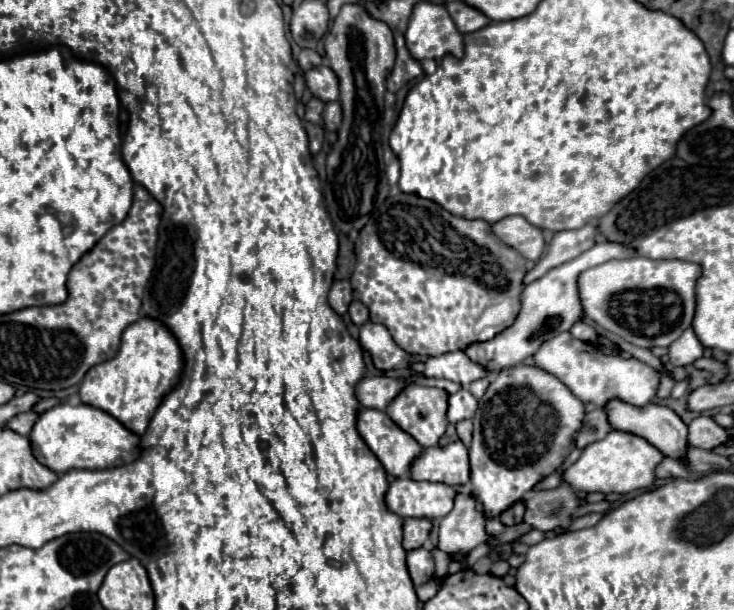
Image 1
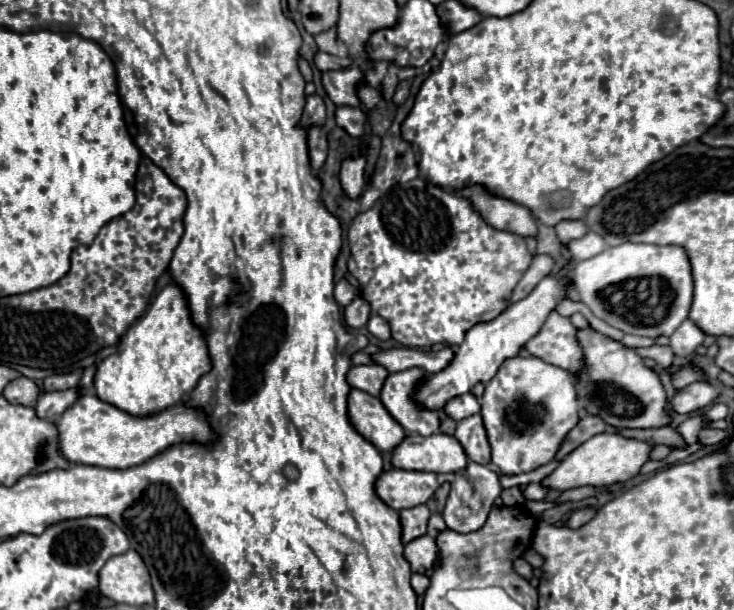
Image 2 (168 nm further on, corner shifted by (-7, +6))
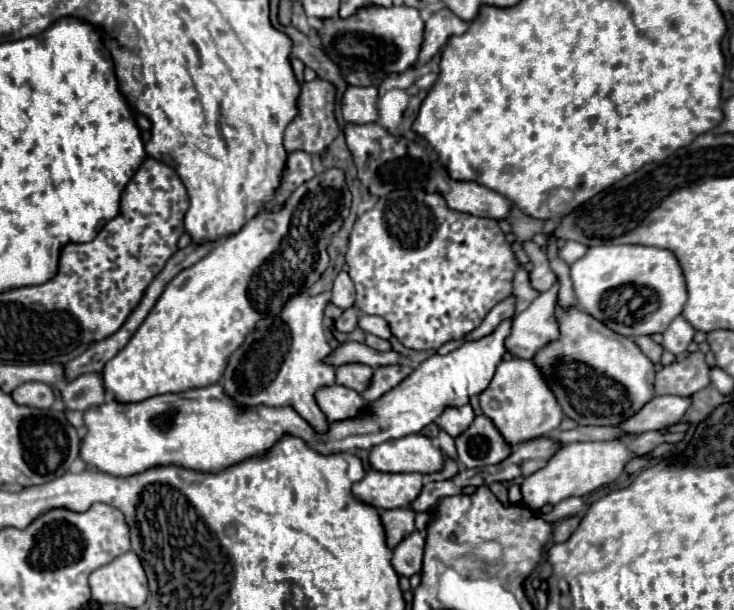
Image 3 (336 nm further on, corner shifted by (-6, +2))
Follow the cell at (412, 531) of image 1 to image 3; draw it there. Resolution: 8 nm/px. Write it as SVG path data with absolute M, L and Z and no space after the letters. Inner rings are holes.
M411 508L383 510L381 520L387 534L387 546L395 548L403 538L415 532L415 512Z

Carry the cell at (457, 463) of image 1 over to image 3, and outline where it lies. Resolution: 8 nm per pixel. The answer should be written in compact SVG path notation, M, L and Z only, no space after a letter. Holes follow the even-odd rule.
M421 432L373 446L369 456L371 468L379 472L433 474L443 468L443 462L445 456L441 448L437 448L433 440Z

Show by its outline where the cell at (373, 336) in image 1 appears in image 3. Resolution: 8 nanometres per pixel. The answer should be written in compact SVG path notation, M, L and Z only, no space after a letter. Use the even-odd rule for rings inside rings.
M363 316L359 320L359 328L367 334L375 334L379 338L391 338L391 330L389 330L389 324L381 318L381 316Z

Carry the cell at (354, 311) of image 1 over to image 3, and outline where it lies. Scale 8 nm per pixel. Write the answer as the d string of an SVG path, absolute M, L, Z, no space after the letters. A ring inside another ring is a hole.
M355 306L347 308L347 310L341 314L341 318L335 320L335 330L337 330L337 332L353 332L353 330L357 328L359 316L361 316L361 312L359 312Z

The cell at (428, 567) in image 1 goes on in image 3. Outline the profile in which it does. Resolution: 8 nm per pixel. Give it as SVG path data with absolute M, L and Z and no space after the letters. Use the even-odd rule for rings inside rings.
M415 530L393 550L393 568L401 576L413 576L423 568L425 538Z

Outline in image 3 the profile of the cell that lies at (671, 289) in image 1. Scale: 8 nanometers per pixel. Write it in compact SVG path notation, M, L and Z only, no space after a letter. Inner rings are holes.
M631 244L593 246L587 250L583 258L571 264L571 280L579 308L591 314L593 318L597 318L599 322L603 322L609 330L615 330L617 334L623 334L627 338L663 334L667 326L683 312L683 306L687 302L683 270L675 254L671 254L671 250L661 250L661 248L631 246Z

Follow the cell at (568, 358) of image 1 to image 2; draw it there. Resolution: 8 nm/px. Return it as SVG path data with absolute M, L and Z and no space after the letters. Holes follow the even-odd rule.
M556 310L550 312L540 332L530 338L524 348L528 350L528 354L564 368L570 374L580 372L580 366L584 366L580 344L576 342L576 328L572 326L570 318L560 316Z

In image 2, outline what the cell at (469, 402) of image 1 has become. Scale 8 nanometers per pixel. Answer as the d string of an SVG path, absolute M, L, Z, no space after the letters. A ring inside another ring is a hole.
M472 392L468 394L462 394L460 398L452 398L446 406L444 406L444 412L452 418L452 420L464 420L472 414L478 414L480 412L480 404L476 400L476 396Z

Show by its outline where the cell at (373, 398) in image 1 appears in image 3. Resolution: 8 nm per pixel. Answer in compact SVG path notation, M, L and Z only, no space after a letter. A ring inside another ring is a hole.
M345 364L337 368L337 384L357 390L359 394L367 390L373 378L373 368L365 364Z

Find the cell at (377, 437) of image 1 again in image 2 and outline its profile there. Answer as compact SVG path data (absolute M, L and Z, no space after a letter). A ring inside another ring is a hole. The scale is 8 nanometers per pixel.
M356 388L348 394L348 418L358 434L384 452L392 452L406 436L402 426L388 414L376 396L364 394Z

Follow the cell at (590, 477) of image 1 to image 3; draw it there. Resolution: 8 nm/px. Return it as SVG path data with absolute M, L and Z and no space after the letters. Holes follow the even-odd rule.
M621 440L613 442L573 442L573 444L563 444L555 456L547 462L545 468L539 472L527 476L521 484L523 492L523 502L531 510L539 510L545 504L557 504L569 496L585 496L613 480L617 480L625 464L631 460L631 450Z

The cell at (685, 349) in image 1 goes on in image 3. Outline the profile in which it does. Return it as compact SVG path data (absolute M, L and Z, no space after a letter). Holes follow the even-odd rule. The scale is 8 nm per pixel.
M677 316L663 334L663 348L673 354L683 354L687 352L687 346L693 342L693 336L695 328L683 316Z

